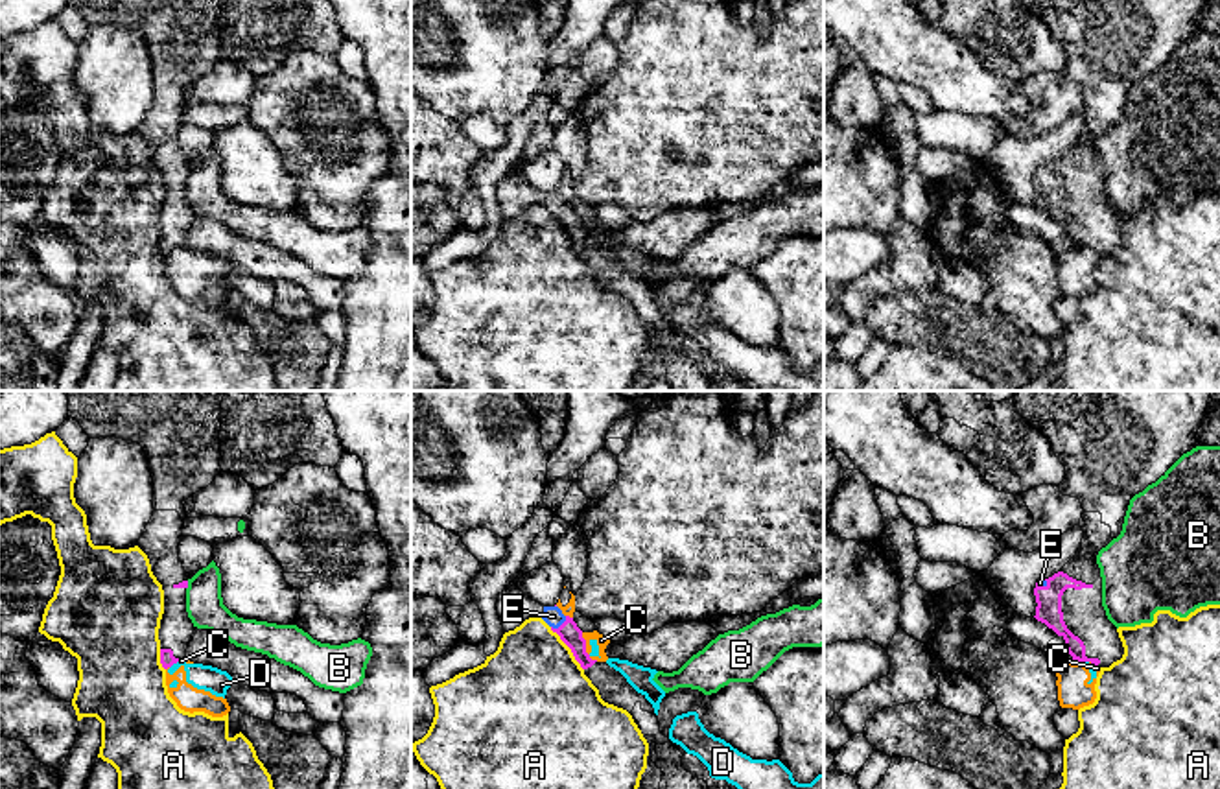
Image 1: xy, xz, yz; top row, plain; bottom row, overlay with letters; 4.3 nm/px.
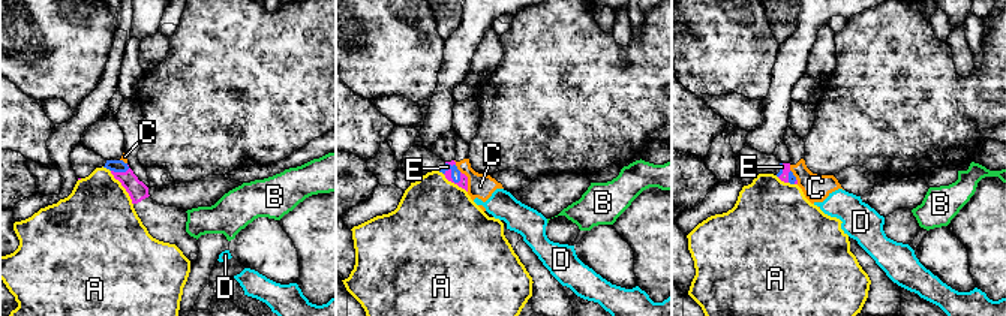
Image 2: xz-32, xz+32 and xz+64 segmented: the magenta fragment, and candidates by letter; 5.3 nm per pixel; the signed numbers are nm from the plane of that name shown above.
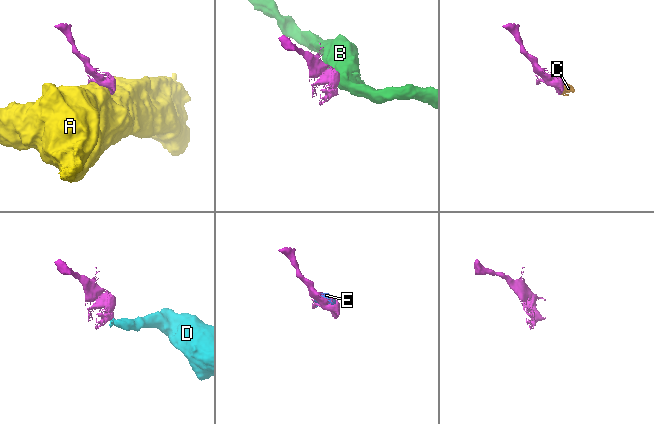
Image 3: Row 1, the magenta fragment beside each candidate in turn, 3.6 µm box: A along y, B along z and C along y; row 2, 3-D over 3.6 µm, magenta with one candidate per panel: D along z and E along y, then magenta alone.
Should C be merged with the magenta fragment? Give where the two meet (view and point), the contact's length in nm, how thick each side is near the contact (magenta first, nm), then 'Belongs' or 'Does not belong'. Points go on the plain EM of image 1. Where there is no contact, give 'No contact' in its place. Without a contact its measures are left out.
Touches magenta at xz (585, 236). Shared border 150 nm. Thickness 90 nm (magenta) against 50 nm. Does not belong

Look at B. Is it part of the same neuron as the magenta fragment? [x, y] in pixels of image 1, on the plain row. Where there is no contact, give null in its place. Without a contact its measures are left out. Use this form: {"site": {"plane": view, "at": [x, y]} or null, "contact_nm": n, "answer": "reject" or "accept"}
{"site": {"plane": "xy", "at": [187, 172]}, "contact_nm": 40, "answer": "reject"}

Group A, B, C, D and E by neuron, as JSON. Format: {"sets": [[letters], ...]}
{"sets": [["A"], ["B"], ["C", "D"], ["E"]]}

